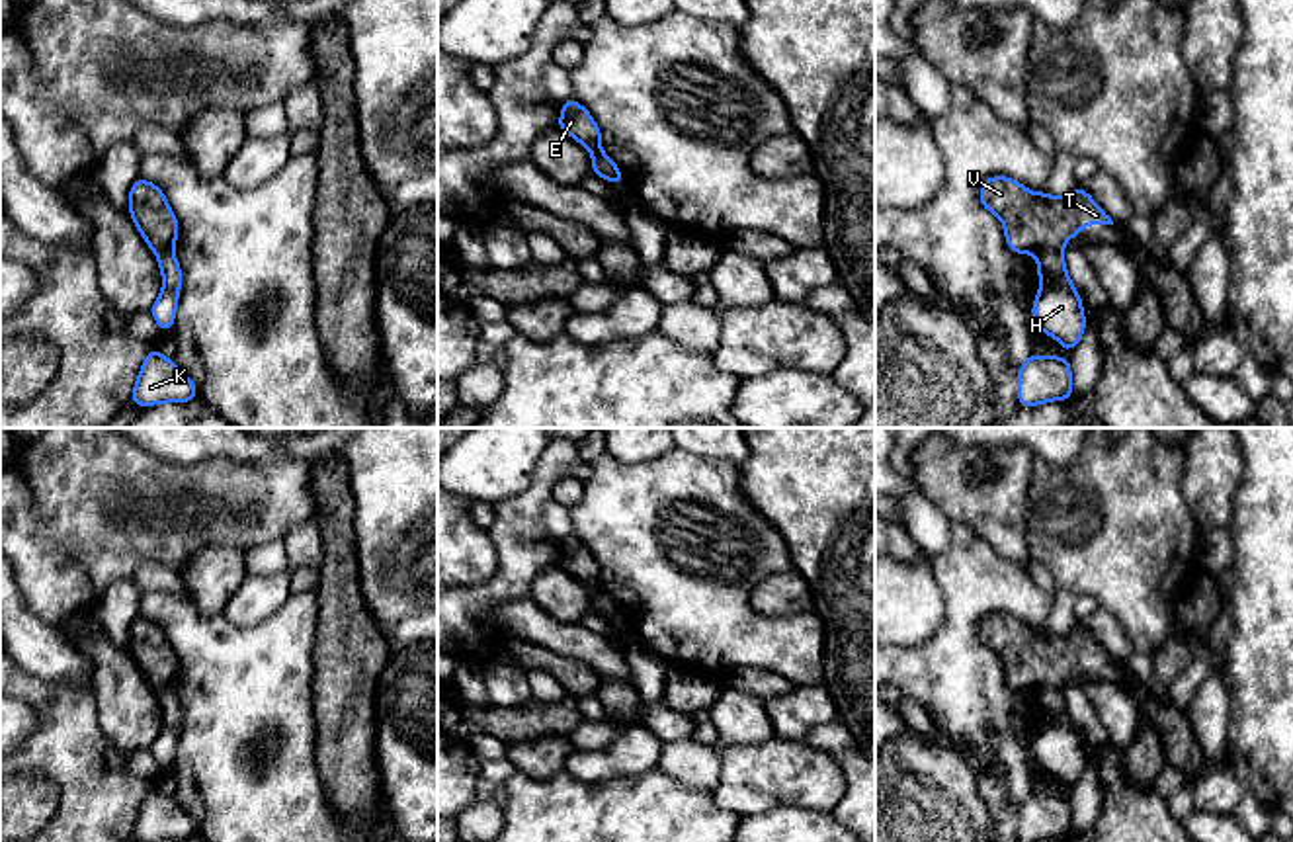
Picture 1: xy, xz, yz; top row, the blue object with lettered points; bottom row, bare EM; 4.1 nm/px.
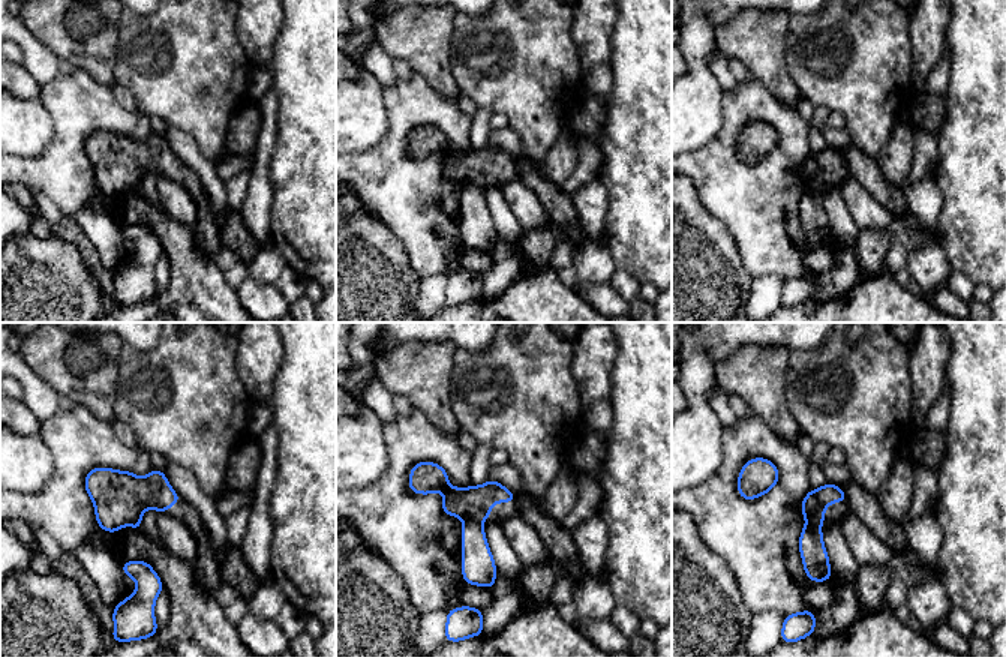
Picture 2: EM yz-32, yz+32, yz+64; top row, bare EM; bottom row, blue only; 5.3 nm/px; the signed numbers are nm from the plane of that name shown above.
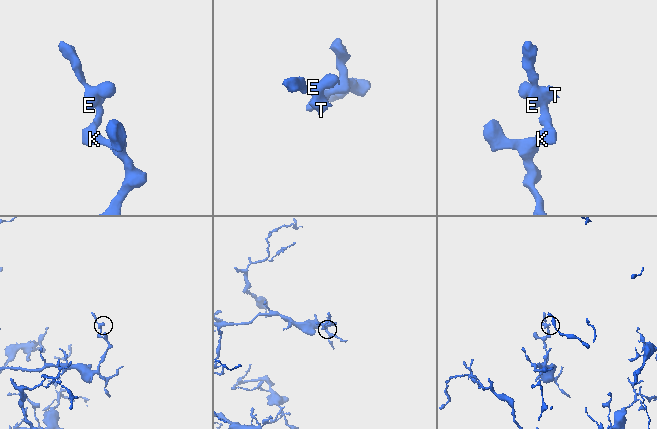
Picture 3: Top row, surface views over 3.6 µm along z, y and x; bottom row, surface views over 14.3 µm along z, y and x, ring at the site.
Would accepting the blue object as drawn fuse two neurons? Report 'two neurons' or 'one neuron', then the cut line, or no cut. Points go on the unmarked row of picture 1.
two neurons | yz (1061, 688), (1042, 688), (1036, 694)

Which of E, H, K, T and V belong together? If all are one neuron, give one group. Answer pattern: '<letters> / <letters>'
E T V / H K

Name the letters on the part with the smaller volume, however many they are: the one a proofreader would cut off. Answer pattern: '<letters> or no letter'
E, T, V

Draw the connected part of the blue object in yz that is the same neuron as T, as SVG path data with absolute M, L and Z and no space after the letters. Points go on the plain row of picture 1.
M1008 613L980 621L980 643L1004 662L1006 684L1014 692L1063 690L1070 674L1080 676L1086 662L1113 662L1111 654L1076 623L1066 635L1037 631Z

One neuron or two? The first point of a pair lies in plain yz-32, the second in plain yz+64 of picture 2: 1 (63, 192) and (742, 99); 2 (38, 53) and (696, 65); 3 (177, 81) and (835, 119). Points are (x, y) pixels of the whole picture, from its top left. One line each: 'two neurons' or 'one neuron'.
1: one neuron
2: two neurons
3: two neurons

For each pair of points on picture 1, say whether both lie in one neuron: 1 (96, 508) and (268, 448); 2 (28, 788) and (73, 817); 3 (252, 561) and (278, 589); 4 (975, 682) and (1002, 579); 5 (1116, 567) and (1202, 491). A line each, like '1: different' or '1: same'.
1: different
2: different
3: different
4: same
5: different

